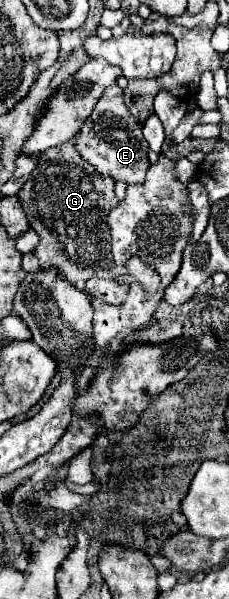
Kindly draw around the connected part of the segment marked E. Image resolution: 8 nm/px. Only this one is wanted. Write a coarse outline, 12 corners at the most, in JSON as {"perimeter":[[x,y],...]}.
{"perimeter":[[119,85],[75,137],[99,175],[127,185],[151,165]]}

